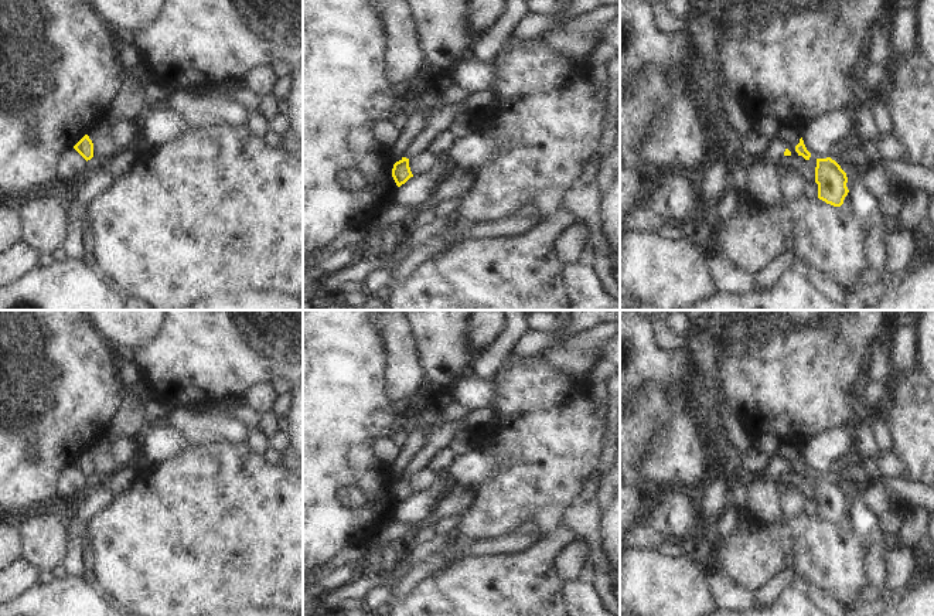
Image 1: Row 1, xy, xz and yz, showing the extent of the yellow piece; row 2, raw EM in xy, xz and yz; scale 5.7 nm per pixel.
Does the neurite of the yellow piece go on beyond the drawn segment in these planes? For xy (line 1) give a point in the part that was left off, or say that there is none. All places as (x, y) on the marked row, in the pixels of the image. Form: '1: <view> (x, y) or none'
1: none

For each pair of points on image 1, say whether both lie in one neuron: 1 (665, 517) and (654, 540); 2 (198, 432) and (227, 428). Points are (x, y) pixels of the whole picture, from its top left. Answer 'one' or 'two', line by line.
1: two
2: one

